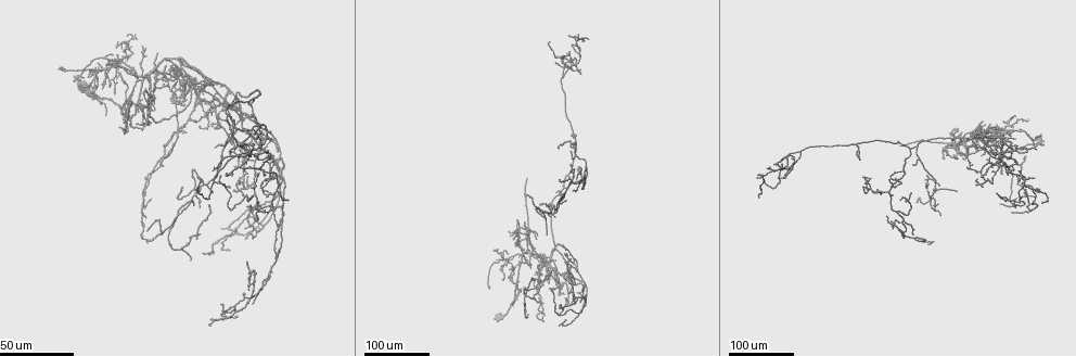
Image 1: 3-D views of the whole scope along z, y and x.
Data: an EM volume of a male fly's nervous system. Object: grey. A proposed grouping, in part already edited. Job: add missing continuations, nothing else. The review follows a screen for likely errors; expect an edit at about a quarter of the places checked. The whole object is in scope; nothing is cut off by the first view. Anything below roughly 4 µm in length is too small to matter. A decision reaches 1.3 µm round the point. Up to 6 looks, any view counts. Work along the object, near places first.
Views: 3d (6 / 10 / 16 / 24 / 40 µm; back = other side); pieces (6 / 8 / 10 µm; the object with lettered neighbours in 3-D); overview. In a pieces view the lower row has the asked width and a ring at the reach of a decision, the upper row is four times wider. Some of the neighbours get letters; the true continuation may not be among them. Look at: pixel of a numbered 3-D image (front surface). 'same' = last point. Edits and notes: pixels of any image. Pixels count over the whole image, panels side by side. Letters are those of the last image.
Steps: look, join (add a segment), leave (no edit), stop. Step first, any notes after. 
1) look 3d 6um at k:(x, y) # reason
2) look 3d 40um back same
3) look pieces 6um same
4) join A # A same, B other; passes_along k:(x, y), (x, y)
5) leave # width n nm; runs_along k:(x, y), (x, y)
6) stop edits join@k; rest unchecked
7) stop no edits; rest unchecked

look 3d 24um at 1:(488, 290) # tapers out

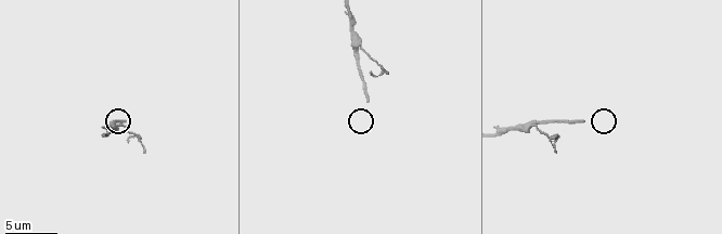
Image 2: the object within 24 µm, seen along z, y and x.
look pieces 6um at 2:(366, 101)

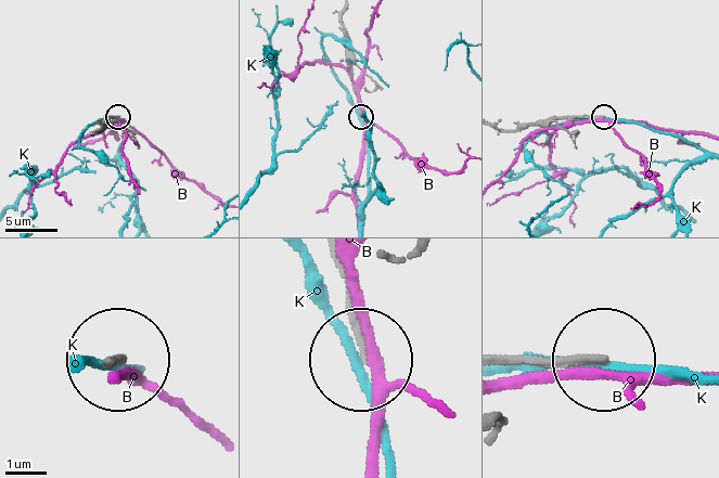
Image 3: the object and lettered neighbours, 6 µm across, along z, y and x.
leave # B other, K other; runs_along 3:(502, 129), (559, 118), (602, 118); no lettered segment goes on from it

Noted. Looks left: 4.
look 3d 24um at 1:(1036, 149) # long arm stops here

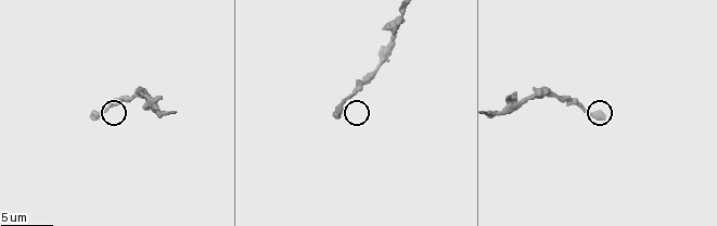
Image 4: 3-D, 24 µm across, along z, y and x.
look pieces 10um at 4:(94, 118) # see the neighbours

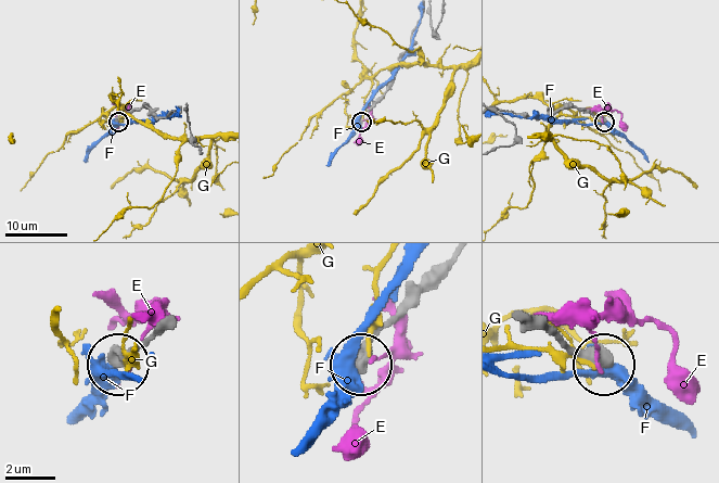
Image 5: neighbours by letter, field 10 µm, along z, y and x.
leave # width 500 nm; E other, F other, G other; runs_along 5:(529, 315), (573, 351), (602, 363); no lettered segment goes on from it

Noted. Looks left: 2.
look 3d 24um at 1:(994, 168) # an open end

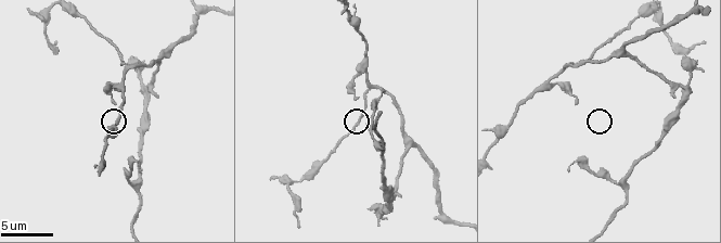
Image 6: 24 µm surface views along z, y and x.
look pieces 8um at 6:(357, 97) # what lies round it

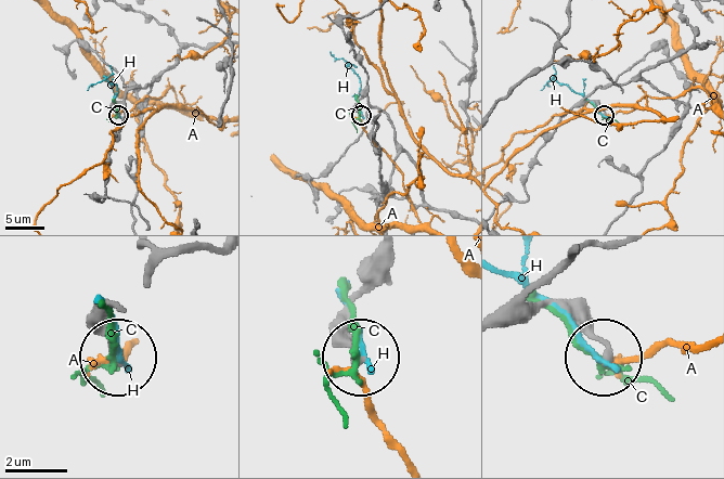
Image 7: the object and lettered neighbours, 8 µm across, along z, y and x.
leave # A other, C other, H other; runs_along 7:(668, 57), (625, 83), (595, 88), (584, 101), (604, 114); none of them fits

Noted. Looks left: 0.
stop no edits; rest unchecked

